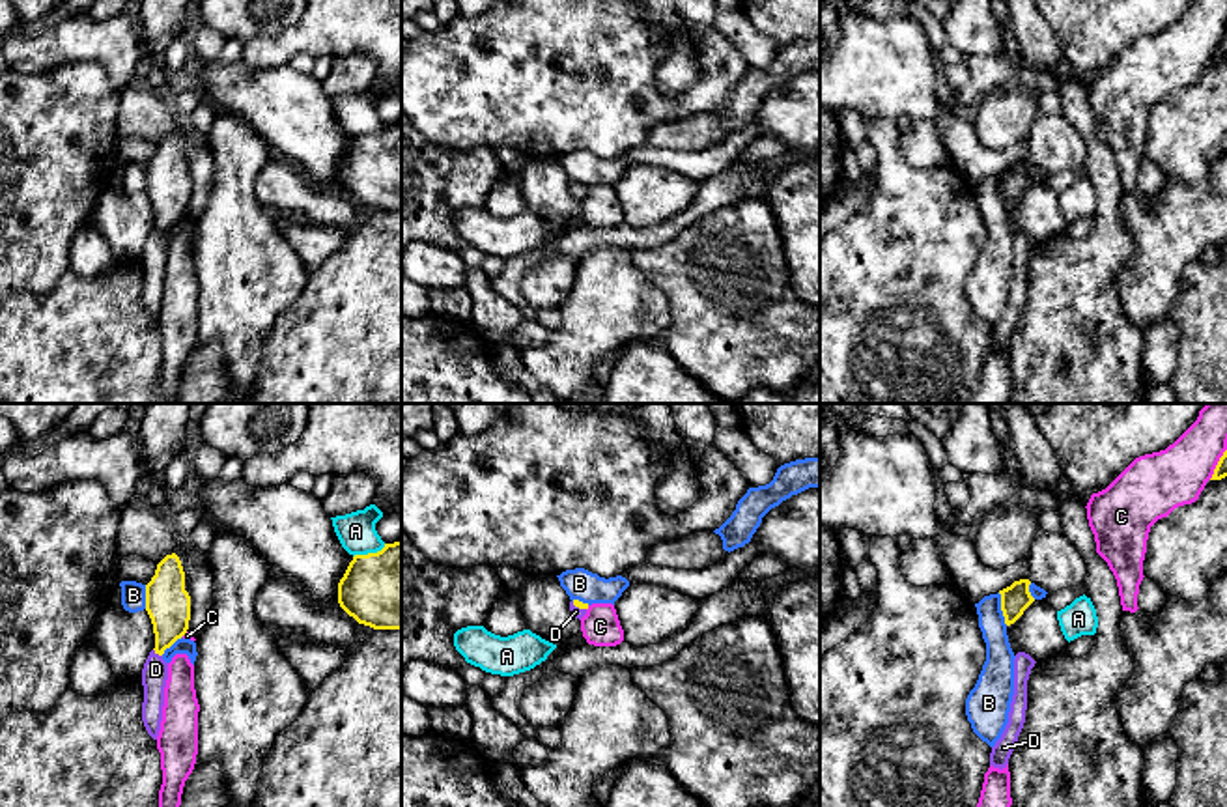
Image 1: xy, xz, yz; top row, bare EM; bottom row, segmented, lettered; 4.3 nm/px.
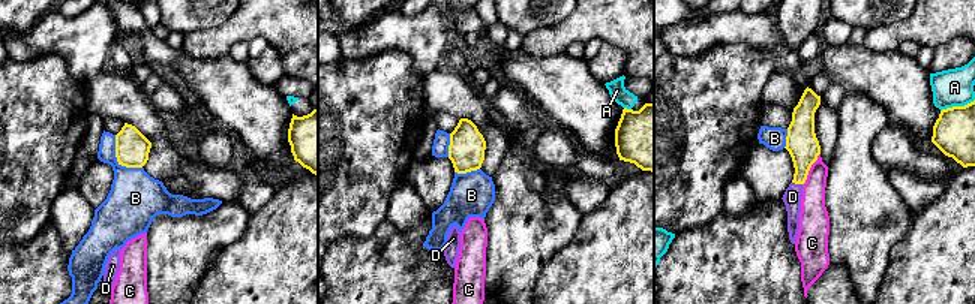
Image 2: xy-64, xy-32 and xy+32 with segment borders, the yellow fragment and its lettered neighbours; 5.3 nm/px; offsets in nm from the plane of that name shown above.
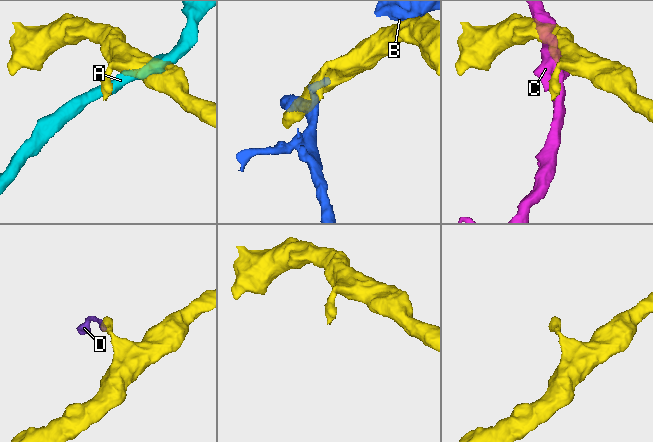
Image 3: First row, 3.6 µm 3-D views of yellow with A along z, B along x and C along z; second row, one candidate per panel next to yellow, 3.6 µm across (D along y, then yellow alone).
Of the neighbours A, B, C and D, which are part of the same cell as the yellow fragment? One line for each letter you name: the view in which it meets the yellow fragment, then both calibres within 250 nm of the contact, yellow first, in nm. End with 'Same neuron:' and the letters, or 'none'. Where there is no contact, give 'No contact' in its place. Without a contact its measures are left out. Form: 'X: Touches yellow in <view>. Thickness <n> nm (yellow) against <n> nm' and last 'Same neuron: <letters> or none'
D: Touches yellow in xy. Thickness 190 nm (yellow) against 110 nm
Same neuron: D

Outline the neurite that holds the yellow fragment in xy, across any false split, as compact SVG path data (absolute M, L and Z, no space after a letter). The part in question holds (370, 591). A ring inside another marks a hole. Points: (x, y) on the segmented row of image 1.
M402 542L355 555L338 583L338 603L359 624L402 630Z

